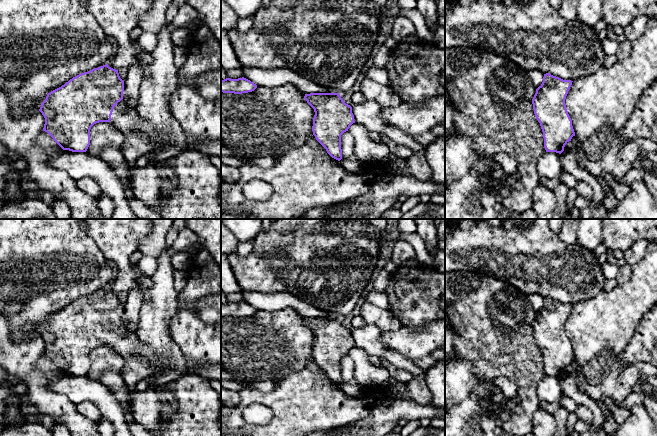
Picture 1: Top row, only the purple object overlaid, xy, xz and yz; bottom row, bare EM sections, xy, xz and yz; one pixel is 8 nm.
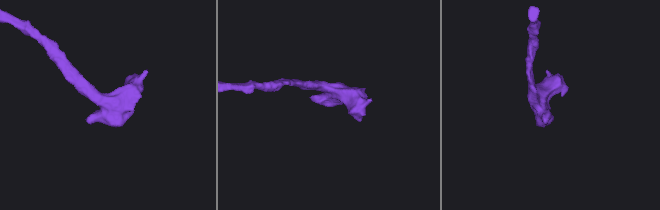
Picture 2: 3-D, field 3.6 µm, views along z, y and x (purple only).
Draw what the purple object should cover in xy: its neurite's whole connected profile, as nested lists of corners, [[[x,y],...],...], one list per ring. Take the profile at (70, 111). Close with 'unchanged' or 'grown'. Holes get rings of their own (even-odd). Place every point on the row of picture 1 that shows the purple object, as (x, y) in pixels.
[[[108,64],[81,73],[61,87],[47,94],[39,111],[45,118],[43,131],[63,149],[72,152],[86,152],[90,145],[90,129],[99,122],[111,122],[124,136],[137,134],[151,144],[166,143],[168,136],[157,132],[143,119],[136,107],[129,107],[123,99],[124,81],[118,70]]]; grown

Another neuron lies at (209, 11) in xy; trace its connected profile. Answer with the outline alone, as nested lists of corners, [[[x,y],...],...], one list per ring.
[[[186,0],[199,16],[199,20],[207,26],[221,44],[221,0]]]

